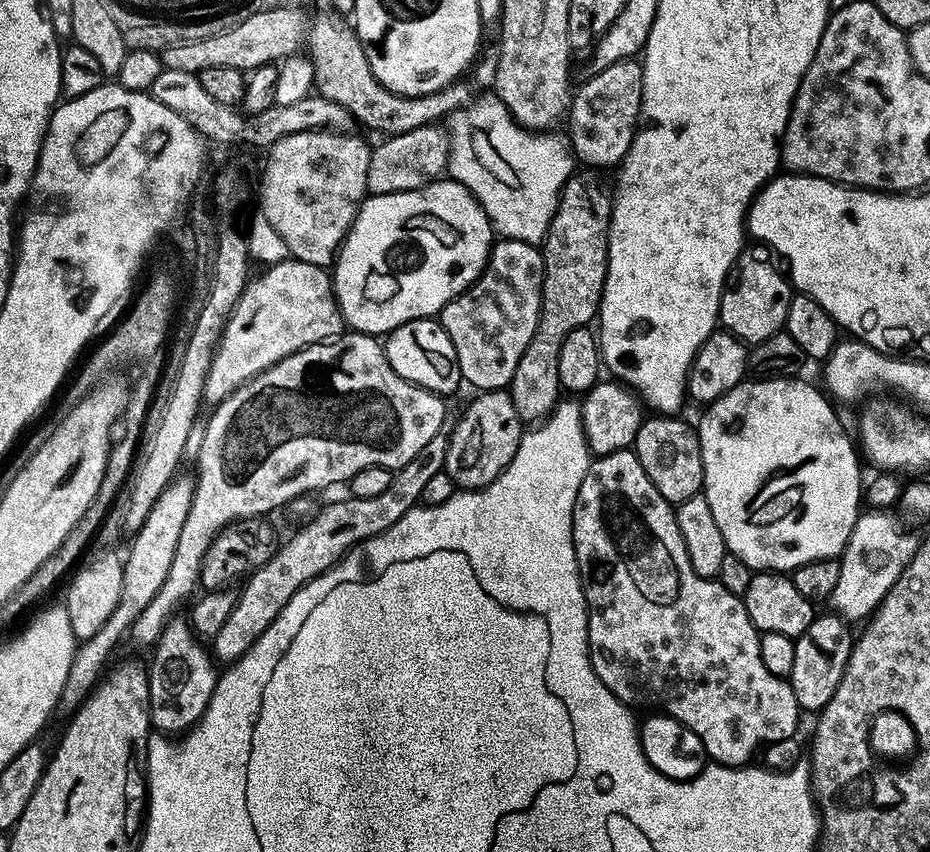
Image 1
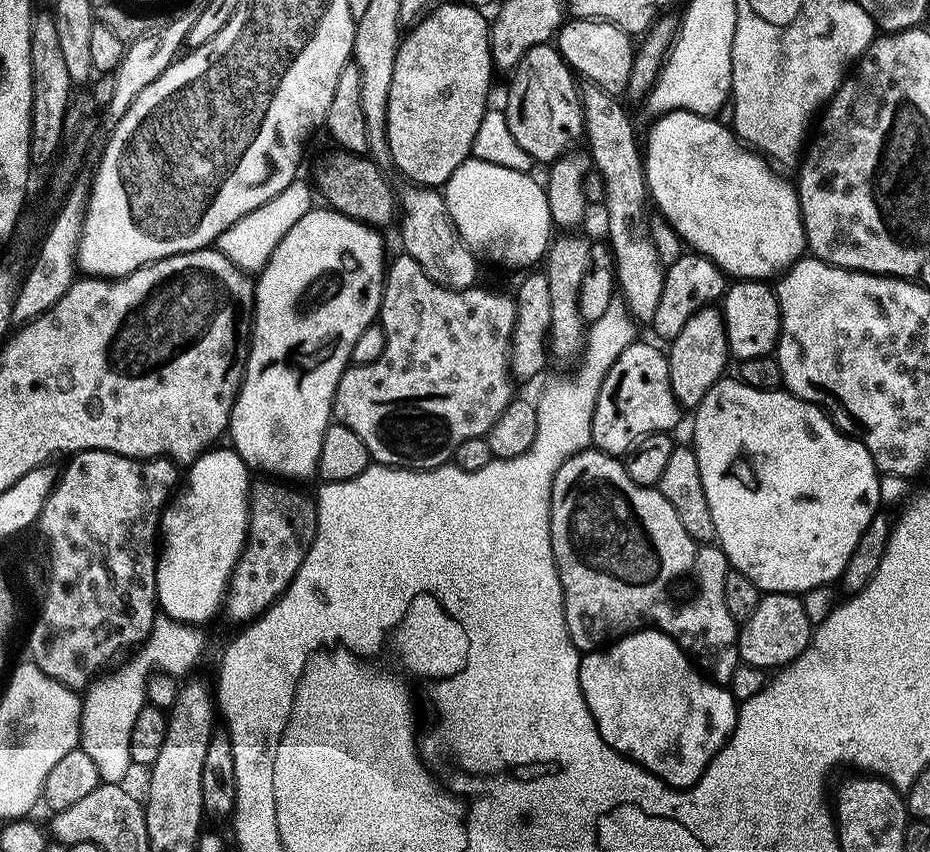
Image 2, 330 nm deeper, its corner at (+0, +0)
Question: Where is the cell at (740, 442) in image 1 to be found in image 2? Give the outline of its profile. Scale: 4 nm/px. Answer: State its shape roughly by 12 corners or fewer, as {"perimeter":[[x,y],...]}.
{"perimeter":[[720,380],[694,447],[718,547],[761,593],[843,577],[870,450]]}

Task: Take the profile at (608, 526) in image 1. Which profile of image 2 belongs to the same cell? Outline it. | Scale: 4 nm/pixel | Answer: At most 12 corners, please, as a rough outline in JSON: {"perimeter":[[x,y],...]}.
{"perimeter":[[580,452],[552,491],[582,654],[664,632],[731,685],[728,555],[623,459]]}

